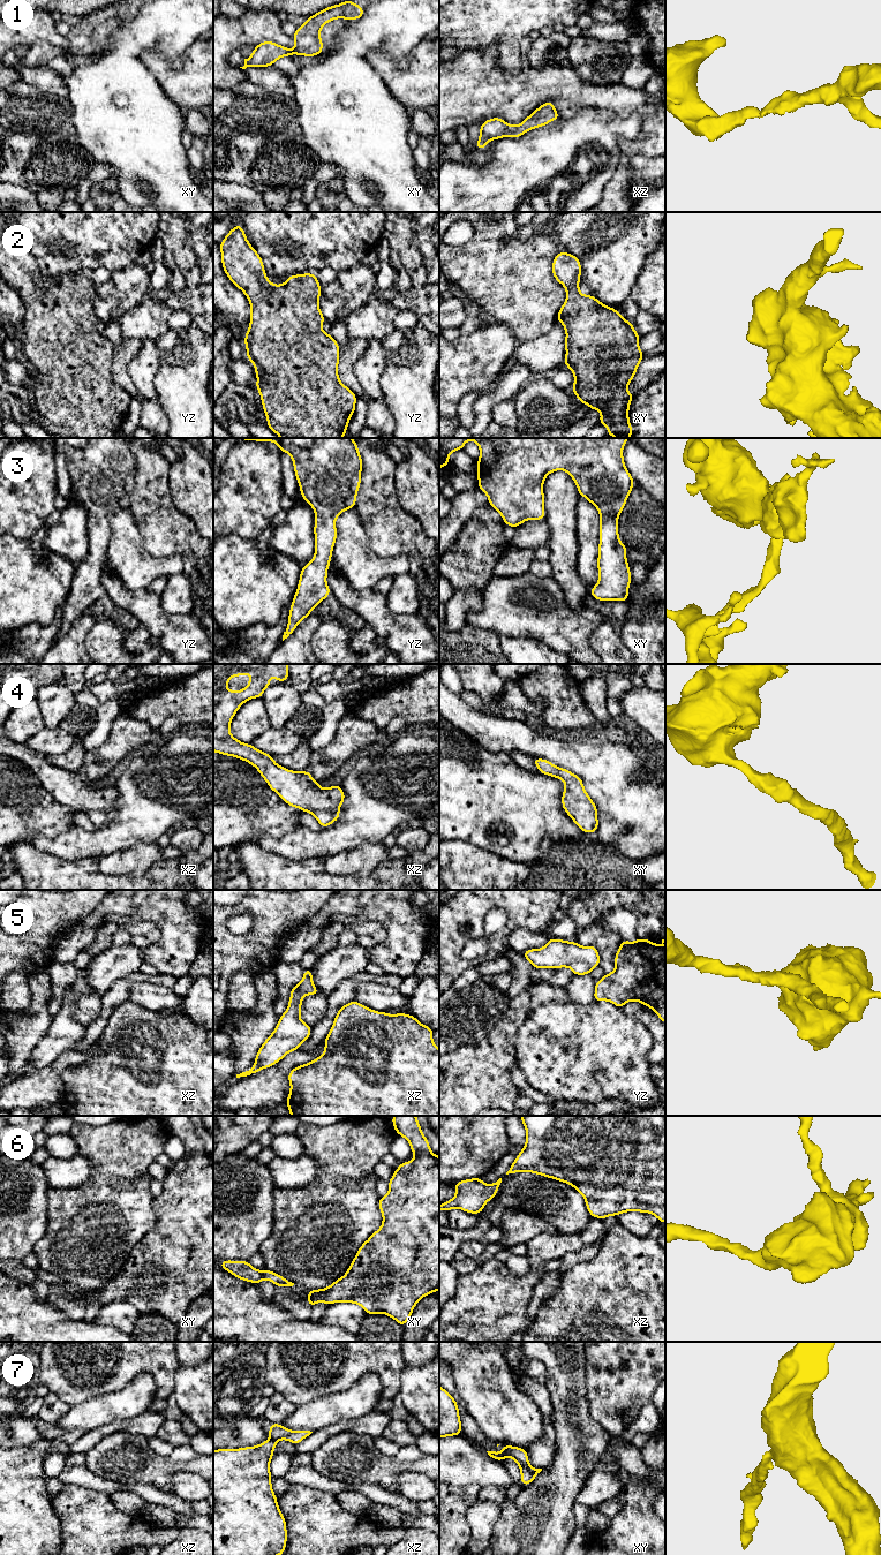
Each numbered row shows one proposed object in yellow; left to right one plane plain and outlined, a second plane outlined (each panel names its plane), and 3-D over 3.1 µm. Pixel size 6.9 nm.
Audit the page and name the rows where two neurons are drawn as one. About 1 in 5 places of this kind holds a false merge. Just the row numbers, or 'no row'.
7

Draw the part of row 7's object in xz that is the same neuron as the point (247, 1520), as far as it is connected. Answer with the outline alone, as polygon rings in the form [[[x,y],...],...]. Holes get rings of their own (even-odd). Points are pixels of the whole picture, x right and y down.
[[[277,1441],[213,1451],[213,1555],[283,1555],[286,1520],[273,1493],[270,1462]]]

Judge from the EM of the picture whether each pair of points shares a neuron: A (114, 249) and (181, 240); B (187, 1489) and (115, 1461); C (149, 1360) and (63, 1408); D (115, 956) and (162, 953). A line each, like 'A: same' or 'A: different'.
A: different
B: different
C: different
D: different

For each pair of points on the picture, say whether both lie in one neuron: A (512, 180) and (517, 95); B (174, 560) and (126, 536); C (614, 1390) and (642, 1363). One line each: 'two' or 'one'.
A: two
B: one
C: one

